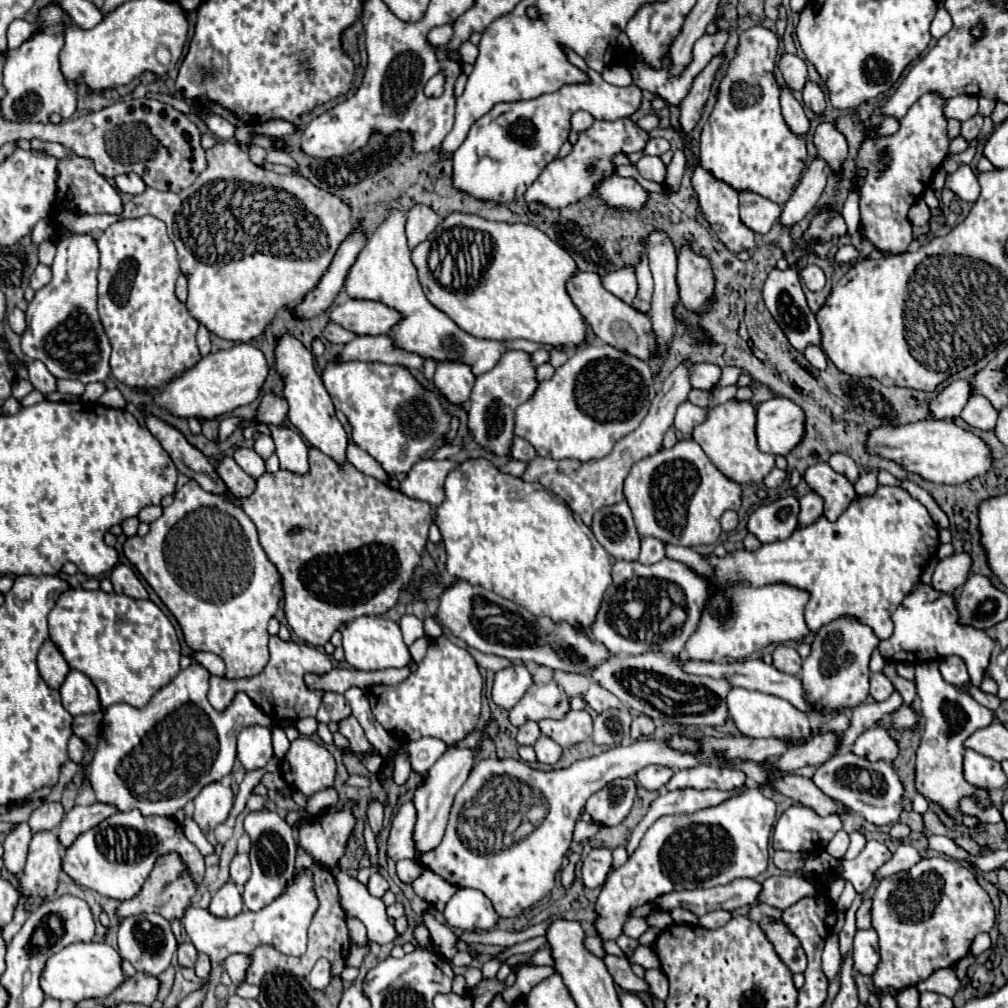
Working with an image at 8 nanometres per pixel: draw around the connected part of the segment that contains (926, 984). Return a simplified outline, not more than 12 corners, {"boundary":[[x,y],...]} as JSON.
{"boundary":[[951,967],[935,971],[917,985],[919,991],[953,997],[959,979]]}

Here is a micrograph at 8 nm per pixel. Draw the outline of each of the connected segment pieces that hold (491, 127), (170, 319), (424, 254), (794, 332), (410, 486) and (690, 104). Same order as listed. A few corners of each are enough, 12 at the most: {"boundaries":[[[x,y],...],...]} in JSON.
{"boundaries":[[[567,49],[589,83],[499,103],[453,153],[453,187],[521,199],[583,109],[621,119],[637,85],[609,85]],[[165,223],[97,239],[111,375],[159,387],[193,367]],[[474,214],[493,239],[483,281],[449,291],[411,253],[427,299],[479,339],[585,345],[565,283],[571,255],[543,231]],[[773,269],[763,299],[797,351],[819,345],[799,269]],[[421,459],[401,491],[433,507],[445,501],[445,477],[457,461]],[[713,57],[697,75],[681,101],[679,123],[691,133],[699,123],[717,67],[725,57]]]}

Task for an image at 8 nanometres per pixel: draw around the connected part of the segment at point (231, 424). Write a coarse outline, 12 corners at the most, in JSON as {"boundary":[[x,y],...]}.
{"boundary":[[237,417],[221,421],[219,439],[225,439],[237,429]]}

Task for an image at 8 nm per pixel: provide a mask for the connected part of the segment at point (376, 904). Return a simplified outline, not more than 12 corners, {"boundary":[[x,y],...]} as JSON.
{"boundary":[[335,873],[341,907],[367,927],[369,941],[399,933],[385,905],[347,873]]}

